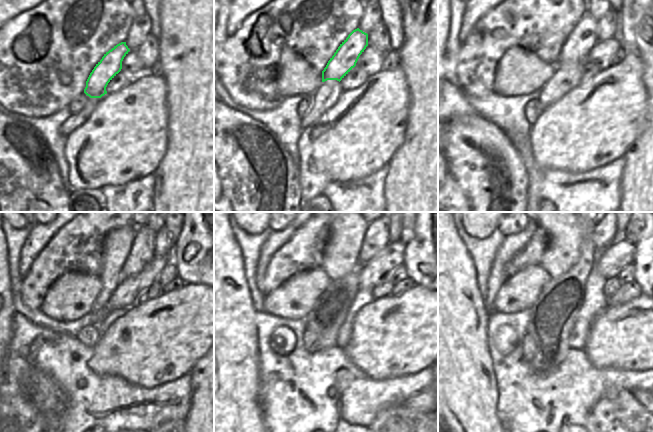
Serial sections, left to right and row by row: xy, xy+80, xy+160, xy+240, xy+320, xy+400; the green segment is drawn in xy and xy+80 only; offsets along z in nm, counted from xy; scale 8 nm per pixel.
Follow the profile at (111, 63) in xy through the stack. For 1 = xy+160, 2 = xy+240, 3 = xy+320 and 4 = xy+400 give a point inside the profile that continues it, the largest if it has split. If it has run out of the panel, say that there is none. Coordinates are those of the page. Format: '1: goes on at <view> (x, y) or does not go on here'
1: goes on at xy+160 (581, 40)
2: goes on at xy+240 (141, 253)
3: goes on at xy+320 (376, 237)
4: goes on at xy+400 (604, 232)

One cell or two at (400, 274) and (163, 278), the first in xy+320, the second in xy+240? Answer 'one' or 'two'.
one

